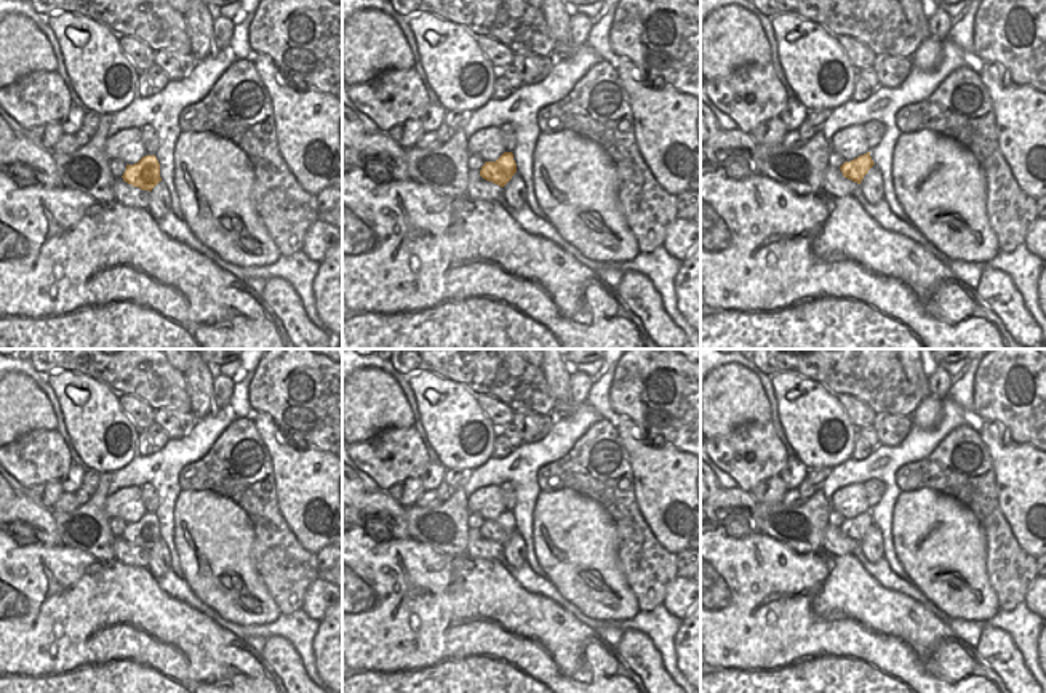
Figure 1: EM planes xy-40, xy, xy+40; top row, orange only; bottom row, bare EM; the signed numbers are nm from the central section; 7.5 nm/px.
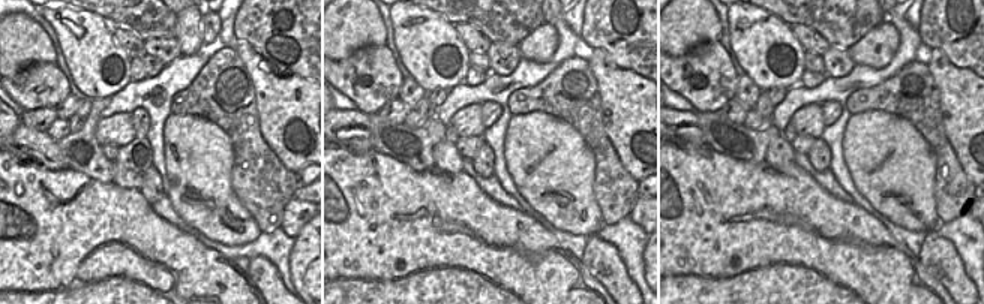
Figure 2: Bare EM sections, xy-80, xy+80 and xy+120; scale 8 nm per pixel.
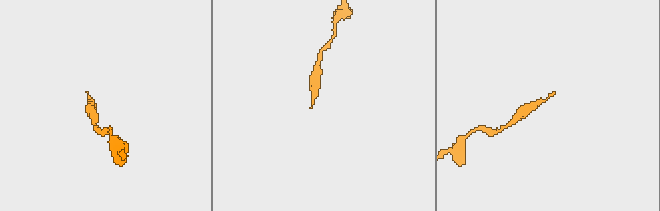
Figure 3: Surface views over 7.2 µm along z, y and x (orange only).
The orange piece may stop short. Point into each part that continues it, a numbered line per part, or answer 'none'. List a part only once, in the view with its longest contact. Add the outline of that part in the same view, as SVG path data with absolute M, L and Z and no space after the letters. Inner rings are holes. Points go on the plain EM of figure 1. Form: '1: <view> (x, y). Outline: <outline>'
none.

